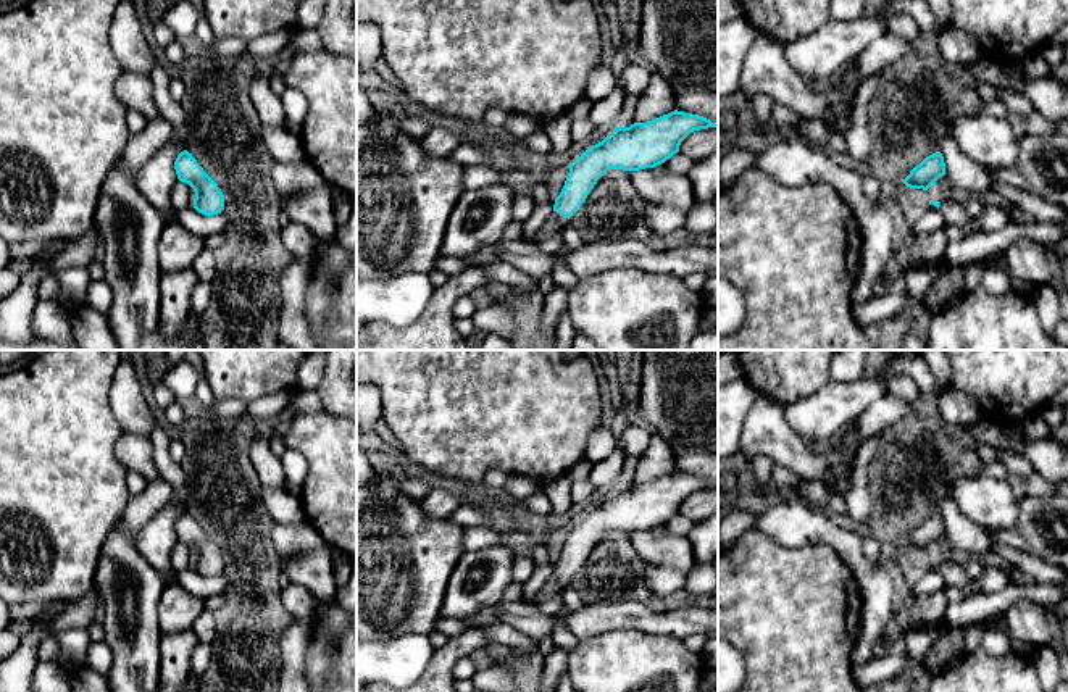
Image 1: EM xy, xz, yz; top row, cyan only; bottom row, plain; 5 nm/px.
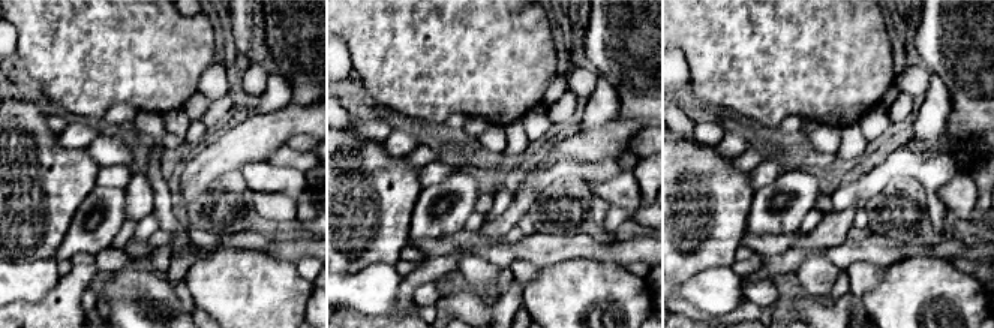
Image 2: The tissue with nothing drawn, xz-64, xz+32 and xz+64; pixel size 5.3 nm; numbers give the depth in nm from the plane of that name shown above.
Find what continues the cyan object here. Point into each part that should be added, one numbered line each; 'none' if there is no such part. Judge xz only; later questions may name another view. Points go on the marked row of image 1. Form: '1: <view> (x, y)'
1: xz (555, 223)

